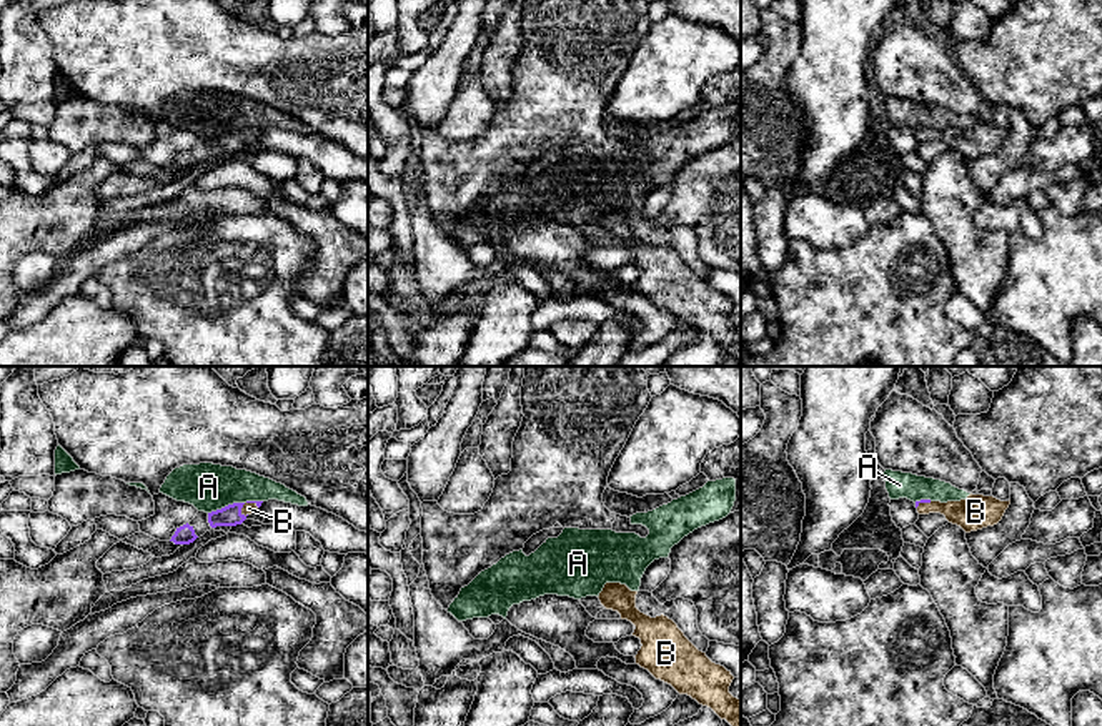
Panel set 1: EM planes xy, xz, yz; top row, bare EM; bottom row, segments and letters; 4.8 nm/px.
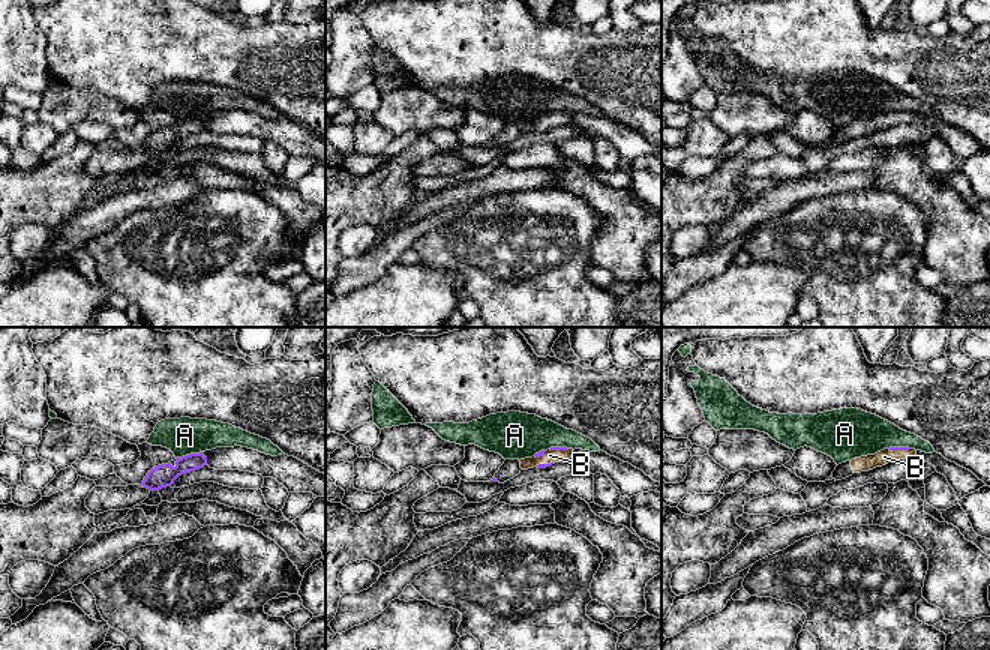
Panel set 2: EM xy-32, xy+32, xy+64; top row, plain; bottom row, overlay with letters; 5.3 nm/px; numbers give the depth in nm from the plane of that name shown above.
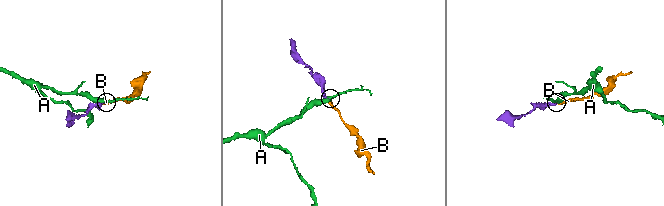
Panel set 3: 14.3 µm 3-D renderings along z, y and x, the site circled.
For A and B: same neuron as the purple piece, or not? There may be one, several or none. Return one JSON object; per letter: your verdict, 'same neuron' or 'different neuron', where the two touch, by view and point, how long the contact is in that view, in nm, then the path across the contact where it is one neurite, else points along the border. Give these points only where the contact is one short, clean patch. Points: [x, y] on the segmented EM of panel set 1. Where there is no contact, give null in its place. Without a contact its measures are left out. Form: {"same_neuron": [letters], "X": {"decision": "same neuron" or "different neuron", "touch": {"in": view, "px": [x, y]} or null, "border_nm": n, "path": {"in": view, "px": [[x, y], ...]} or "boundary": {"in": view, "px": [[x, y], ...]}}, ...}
{"same_neuron": ["B"], "A": {"decision": "different neuron", "touch": {"in": "xy", "px": [235, 503]}, "border_nm": 280, "boundary": {"in": "xy", "px": [[262, 500], [233, 502], [208, 513]]}}, "B": {"decision": "same neuron", "touch": {"in": "xy", "px": [247, 502]}, "border_nm": 100, "path": {"in": "xy", "px": [[230, 515], [247, 502], [248, 508]]}}}

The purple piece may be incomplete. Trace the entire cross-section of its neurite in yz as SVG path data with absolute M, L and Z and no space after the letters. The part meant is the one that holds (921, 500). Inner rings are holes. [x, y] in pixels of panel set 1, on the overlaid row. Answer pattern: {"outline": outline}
{"outline": "M972 493L961 501L916 501L919 515L941 513L949 523L961 526L965 533L997 525L1009 505L1010 500L1000 501L994 496Z"}

